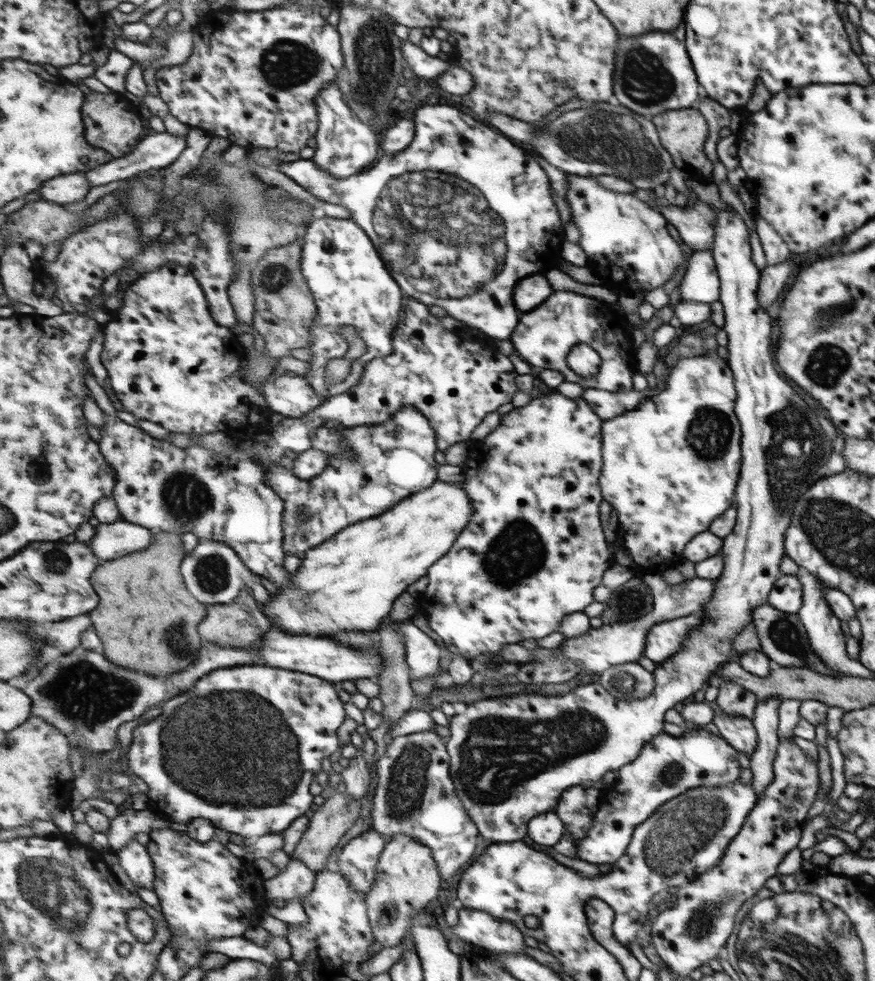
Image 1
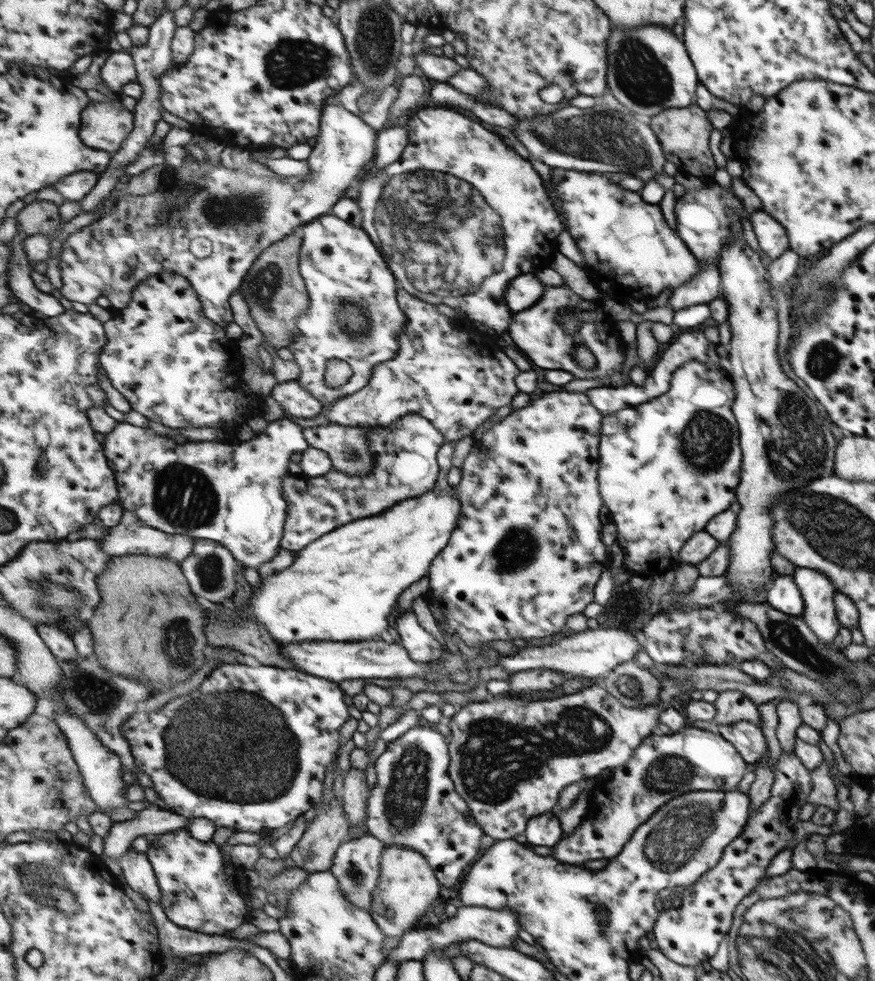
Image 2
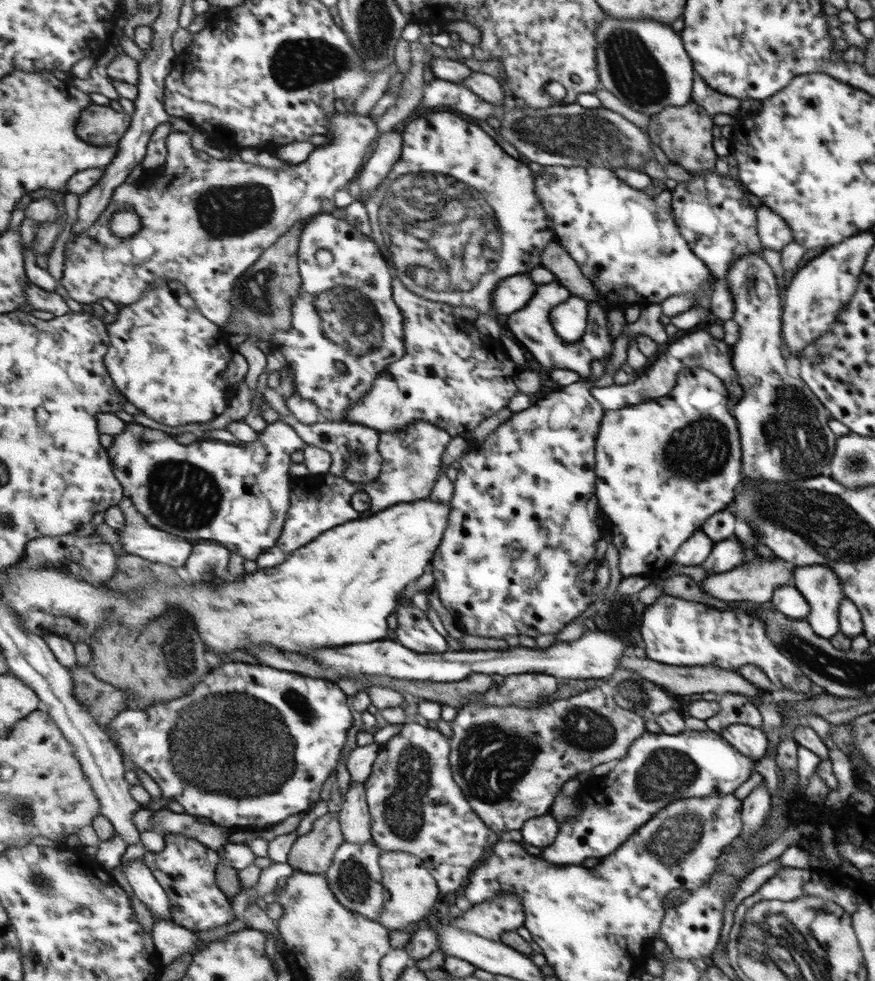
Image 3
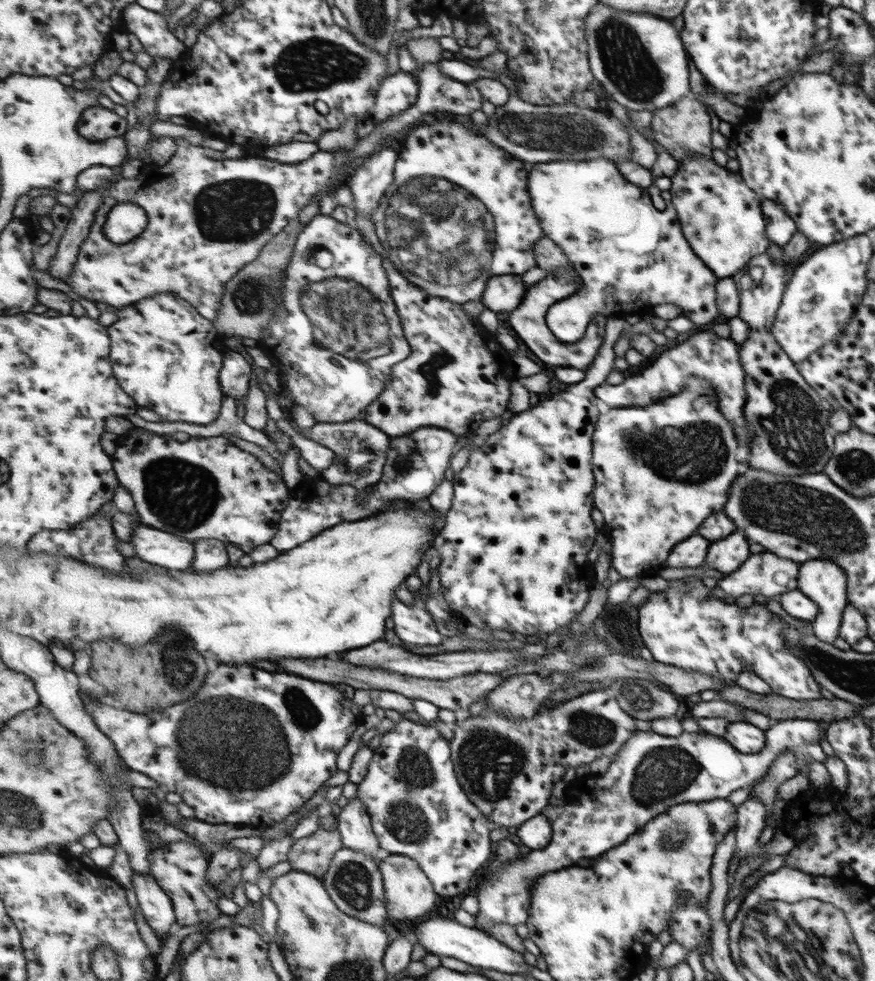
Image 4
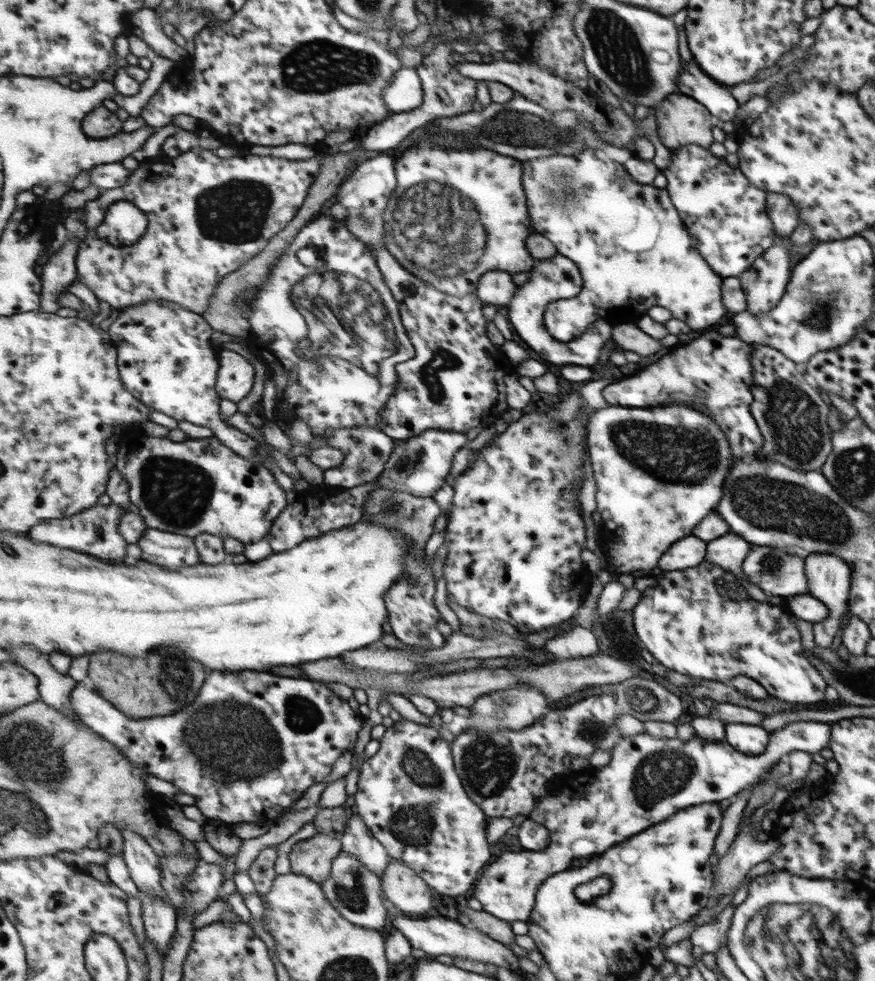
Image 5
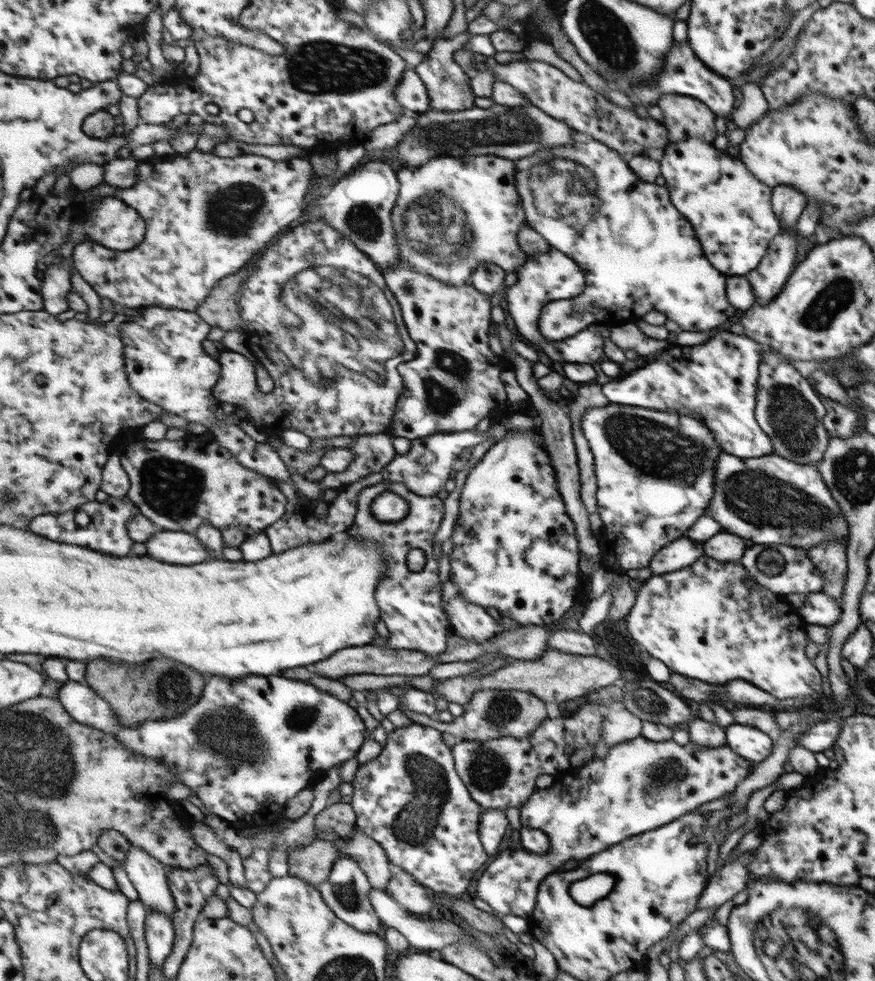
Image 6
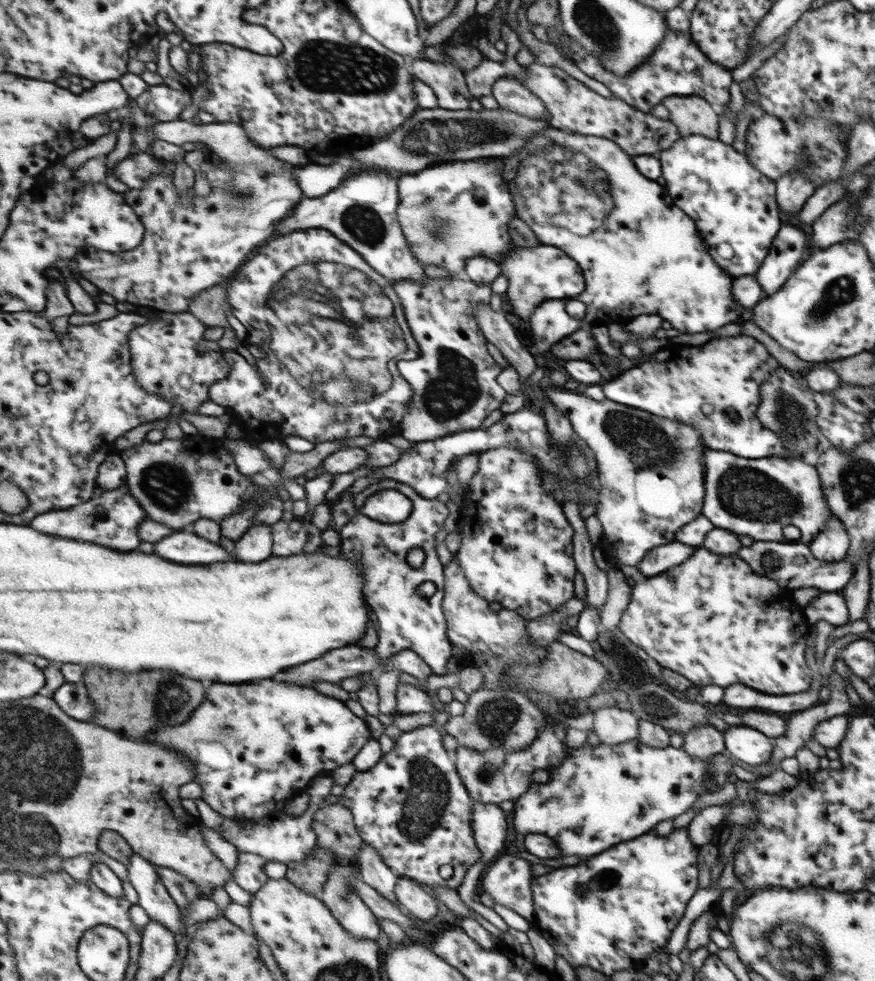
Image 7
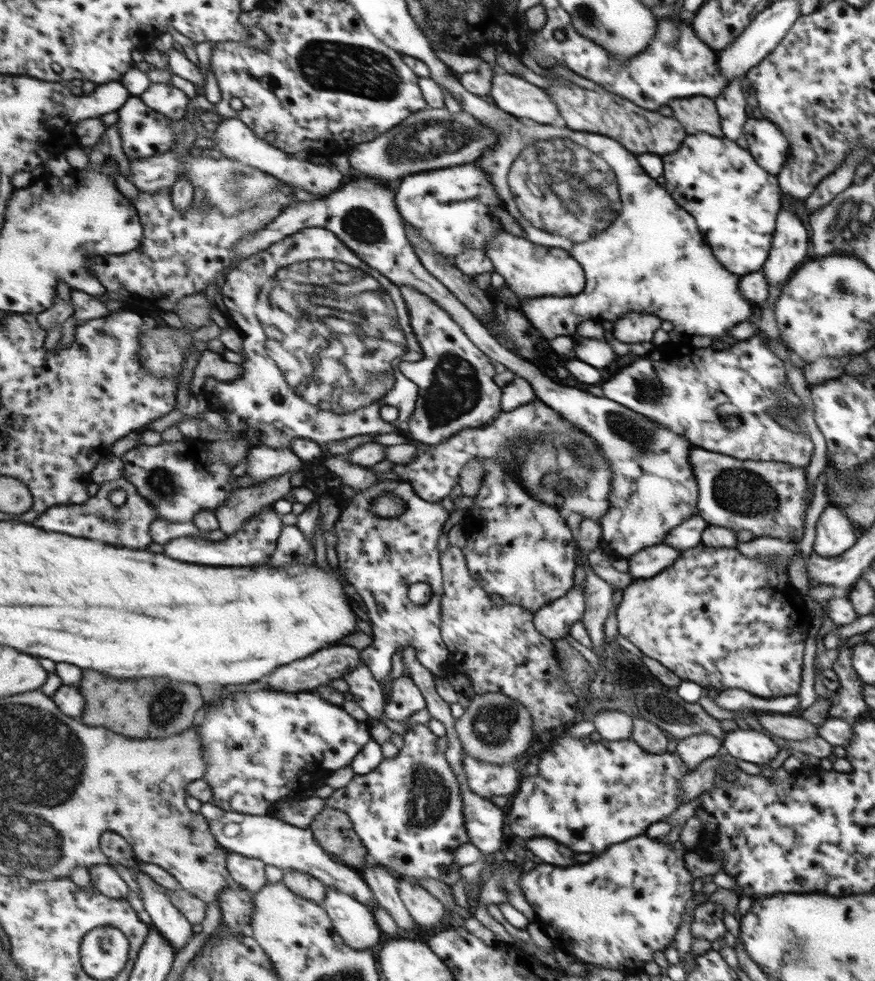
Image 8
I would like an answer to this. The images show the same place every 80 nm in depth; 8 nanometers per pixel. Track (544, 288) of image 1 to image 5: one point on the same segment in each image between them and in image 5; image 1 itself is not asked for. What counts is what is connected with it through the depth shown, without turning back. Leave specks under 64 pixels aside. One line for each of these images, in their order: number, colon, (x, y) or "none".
2: (525, 291)
3: (512, 294)
4: (504, 293)
5: (496, 287)

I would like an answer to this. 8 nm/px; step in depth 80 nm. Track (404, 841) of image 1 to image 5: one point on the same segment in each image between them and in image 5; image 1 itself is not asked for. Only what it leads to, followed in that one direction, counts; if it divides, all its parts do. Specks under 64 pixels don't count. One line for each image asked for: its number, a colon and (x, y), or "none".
2: (408, 886)
3: (411, 891)
4: (409, 893)
5: (402, 885)

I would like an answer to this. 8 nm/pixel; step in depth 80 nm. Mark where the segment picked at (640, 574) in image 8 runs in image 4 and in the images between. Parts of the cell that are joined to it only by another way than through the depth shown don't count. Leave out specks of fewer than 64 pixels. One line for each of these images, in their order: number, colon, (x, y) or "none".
4: (691, 552)
5: (689, 551)
6: (681, 552)
7: (664, 557)

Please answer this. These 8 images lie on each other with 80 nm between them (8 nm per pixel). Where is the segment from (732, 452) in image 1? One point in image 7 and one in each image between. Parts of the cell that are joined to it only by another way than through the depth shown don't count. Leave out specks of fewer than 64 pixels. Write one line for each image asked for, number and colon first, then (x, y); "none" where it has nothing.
2: (663, 476)
3: (662, 468)
4: (660, 470)
5: (658, 472)
6: (654, 473)
7: (651, 475)

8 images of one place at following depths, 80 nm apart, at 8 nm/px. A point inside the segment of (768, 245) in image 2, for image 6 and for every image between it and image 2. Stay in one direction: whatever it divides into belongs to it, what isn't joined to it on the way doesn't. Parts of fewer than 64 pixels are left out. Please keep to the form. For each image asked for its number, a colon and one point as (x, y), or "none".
3: (774, 232)
4: (779, 228)
5: (783, 212)
6: (788, 203)

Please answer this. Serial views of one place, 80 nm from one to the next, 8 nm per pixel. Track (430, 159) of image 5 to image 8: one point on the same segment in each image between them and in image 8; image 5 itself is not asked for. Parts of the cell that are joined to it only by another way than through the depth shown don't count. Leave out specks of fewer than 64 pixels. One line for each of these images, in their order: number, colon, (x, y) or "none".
6: (454, 213)
7: (453, 212)
8: (451, 207)

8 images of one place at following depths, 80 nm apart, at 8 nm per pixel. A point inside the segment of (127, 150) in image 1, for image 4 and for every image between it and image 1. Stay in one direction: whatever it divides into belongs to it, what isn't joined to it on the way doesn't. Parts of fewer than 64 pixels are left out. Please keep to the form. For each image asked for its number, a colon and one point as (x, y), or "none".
2: (106, 125)
3: (101, 125)
4: (97, 123)

